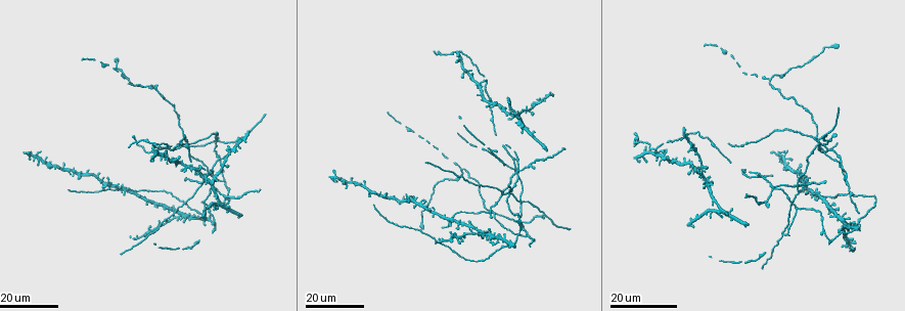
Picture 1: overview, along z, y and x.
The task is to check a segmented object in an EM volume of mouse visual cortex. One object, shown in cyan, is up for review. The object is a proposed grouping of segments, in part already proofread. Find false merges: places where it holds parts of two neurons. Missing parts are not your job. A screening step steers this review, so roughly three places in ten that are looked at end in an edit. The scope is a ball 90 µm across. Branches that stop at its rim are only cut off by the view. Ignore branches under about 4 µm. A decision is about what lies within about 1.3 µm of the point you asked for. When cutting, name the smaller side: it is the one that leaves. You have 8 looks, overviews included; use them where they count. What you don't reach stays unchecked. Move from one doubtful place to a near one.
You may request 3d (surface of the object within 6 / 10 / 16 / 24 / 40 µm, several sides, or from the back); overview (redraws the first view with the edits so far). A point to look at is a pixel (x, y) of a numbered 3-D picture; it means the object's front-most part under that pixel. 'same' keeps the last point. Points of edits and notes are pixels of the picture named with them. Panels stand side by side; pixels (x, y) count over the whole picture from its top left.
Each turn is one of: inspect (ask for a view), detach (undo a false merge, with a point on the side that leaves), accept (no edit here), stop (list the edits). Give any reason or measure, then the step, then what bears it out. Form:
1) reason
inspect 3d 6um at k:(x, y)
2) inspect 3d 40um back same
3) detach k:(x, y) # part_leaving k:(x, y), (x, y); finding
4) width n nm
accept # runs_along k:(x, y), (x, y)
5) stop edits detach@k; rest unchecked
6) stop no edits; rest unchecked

four-way junction
inspect 3d 24um at 1:(493, 213)

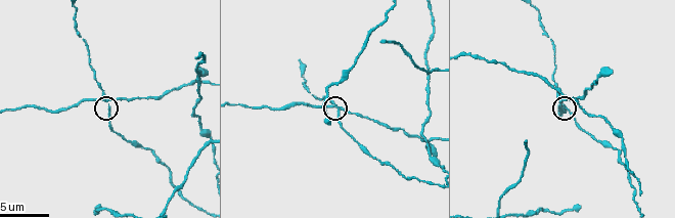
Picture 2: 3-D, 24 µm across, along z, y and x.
inspect 3d 6um at 2:(105, 101)

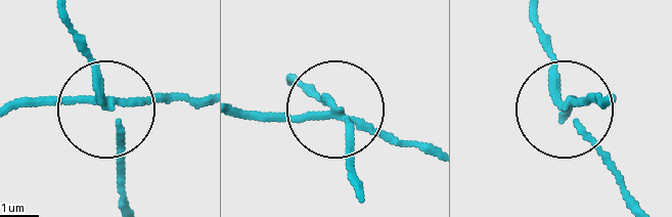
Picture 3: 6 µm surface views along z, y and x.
arms 4
detach 3:(158, 99) # part_leaving 3:(104, 101), (198, 101); a second neuron is stuck on

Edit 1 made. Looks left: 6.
inspect overview

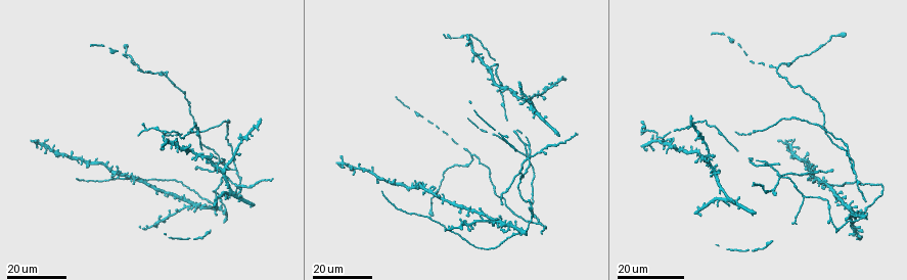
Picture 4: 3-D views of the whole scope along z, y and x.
three-way junction
inspect 3d 24um at 4:(852, 171)

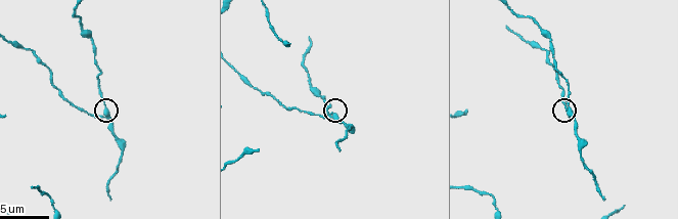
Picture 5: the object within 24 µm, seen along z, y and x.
inspect 3d 6um at 5:(104, 116)

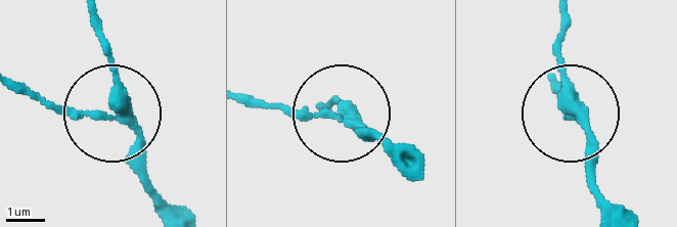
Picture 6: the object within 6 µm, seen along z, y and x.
accept # continuous, no second neuron

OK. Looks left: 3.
inspect 3d 24um at 4:(767, 164)

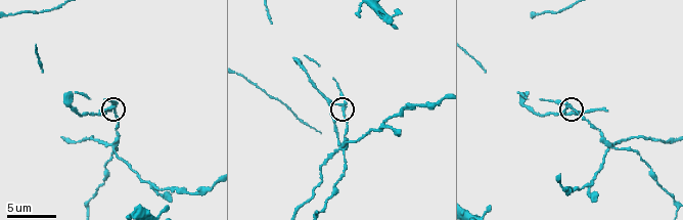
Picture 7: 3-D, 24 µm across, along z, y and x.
inspect 3d 10um at 7:(111, 106)

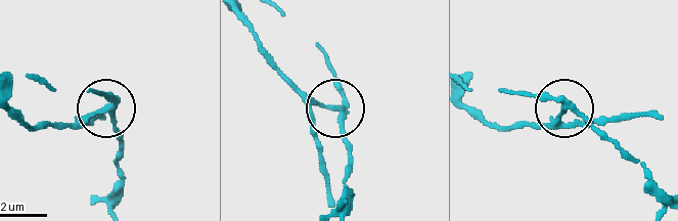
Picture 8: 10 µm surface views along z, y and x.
width 220 nm
detach 8:(79, 119) # part_leaving 8:(110, 105), (33, 129), (9, 105); two neurons meet here

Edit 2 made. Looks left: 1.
four or more arms meet
inspect 3d 16um at 7:(612, 144)

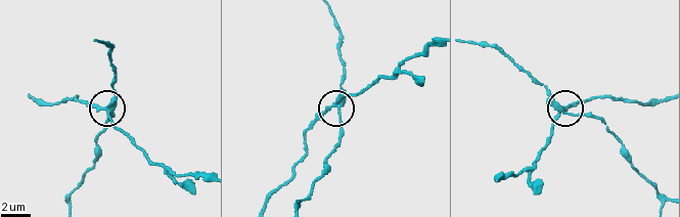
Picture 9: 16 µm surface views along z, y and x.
side_arm 78 um; arms 4
detach 9:(96, 103) # a second neuron is stuck on

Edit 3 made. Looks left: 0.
stop edits detach@3, detach@8, detach@9; rest unchecked

